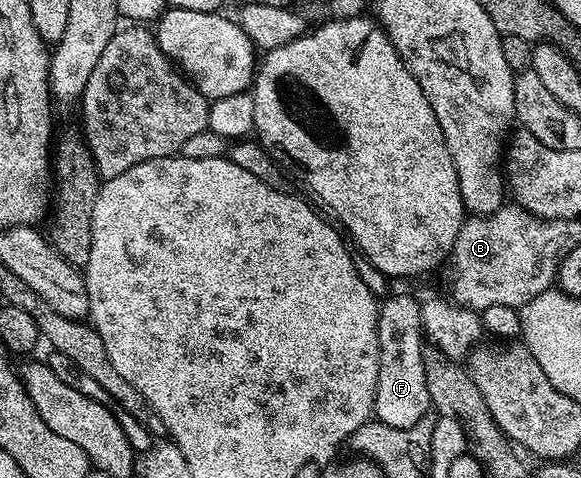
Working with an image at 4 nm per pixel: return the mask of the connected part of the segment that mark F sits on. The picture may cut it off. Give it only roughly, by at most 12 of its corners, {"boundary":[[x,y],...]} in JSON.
{"boundary":[[421,299],[378,309],[375,421],[429,417]]}

